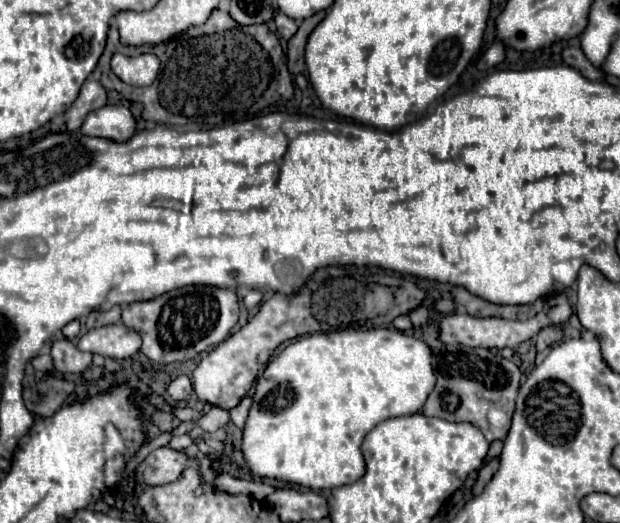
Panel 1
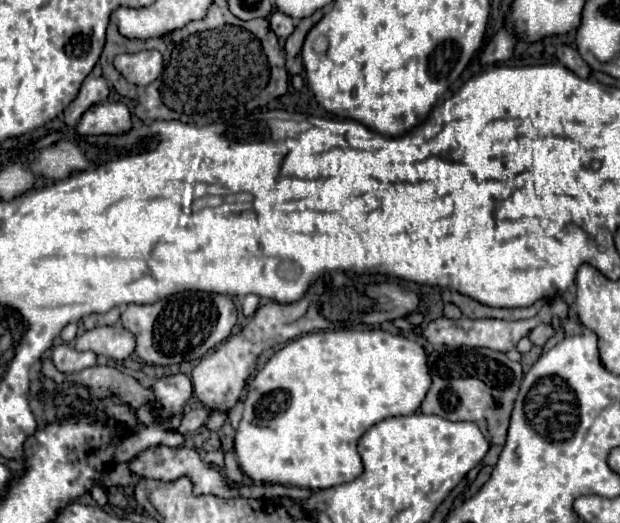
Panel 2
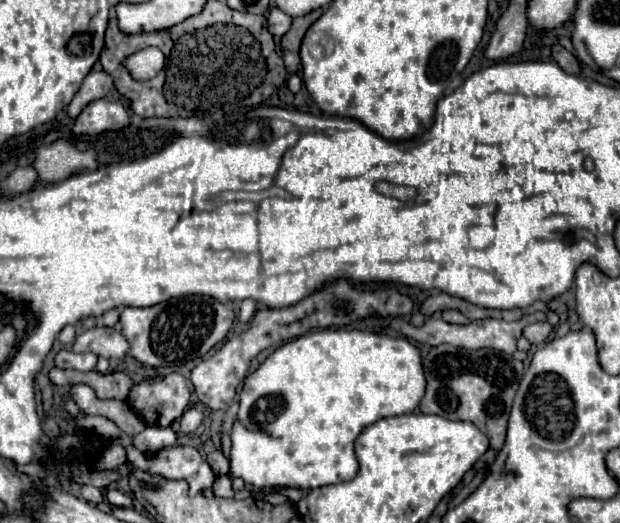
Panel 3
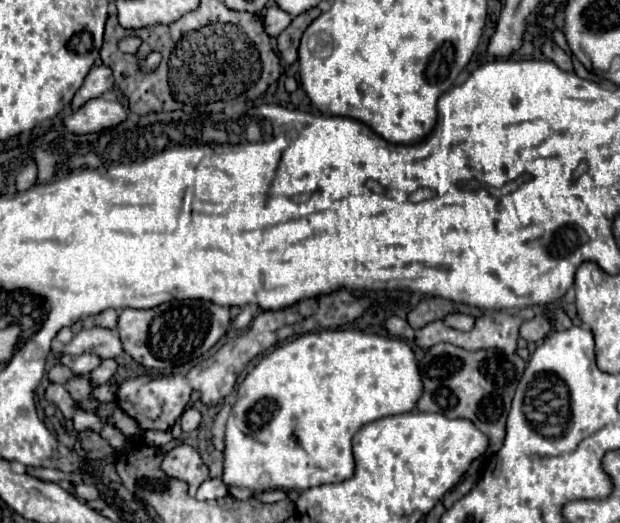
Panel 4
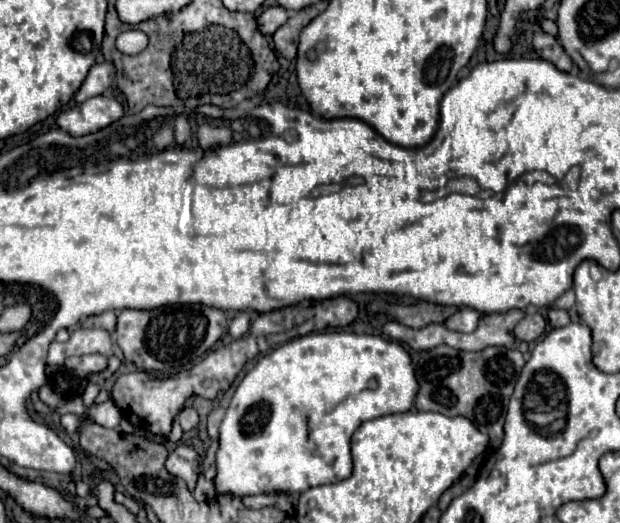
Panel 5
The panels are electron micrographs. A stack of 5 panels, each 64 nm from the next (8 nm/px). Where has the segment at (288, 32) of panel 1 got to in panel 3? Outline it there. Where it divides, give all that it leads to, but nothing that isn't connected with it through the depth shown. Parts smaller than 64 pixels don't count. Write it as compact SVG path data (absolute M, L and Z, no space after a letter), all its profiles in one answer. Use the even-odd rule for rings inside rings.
M278 8L270 10L270 14L268 14L268 30L272 32L272 36L276 36L276 38L284 36L290 30L290 26L292 26L292 18L288 14L280 12Z

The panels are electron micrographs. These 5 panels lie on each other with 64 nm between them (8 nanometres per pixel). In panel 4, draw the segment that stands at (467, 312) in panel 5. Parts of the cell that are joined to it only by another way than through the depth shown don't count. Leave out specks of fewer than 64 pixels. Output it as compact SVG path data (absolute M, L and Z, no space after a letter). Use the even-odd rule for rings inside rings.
M456 312L456 314L448 314L448 316L444 318L444 324L448 324L450 328L468 332L468 330L472 328L472 324L474 324L474 316L470 316L470 314L460 314L460 312Z

